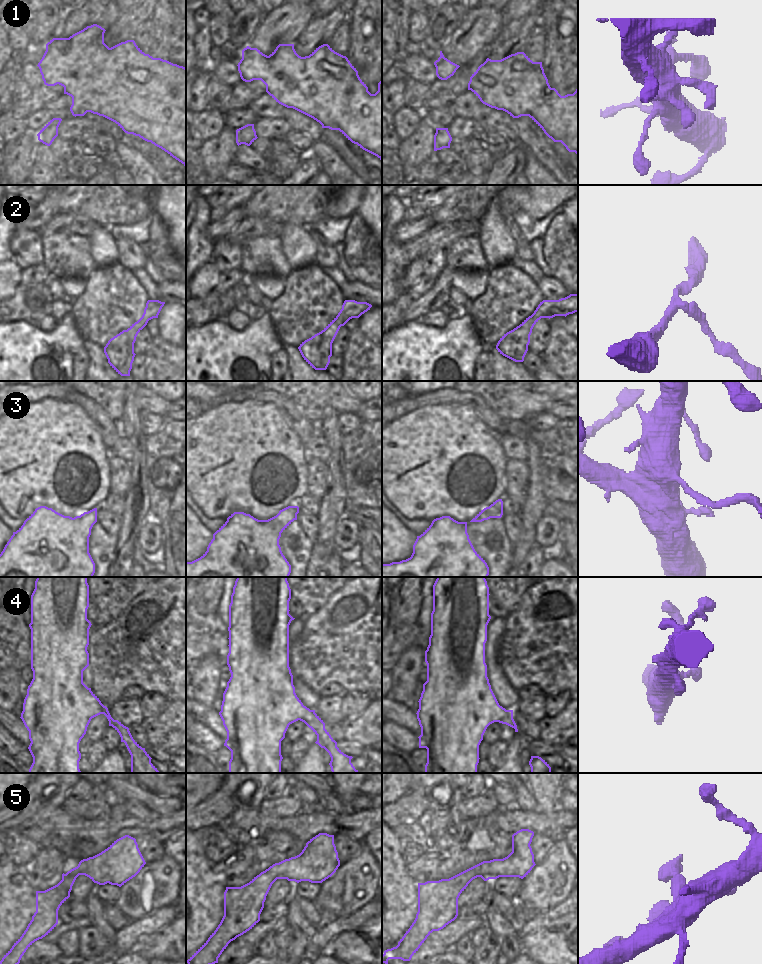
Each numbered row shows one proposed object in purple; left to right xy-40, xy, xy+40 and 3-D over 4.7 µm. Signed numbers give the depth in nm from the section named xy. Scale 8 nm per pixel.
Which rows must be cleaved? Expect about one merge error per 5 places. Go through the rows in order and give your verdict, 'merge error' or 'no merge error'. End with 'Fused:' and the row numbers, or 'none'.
1: no merge error
2: no merge error
3: merge error
4: no merge error
5: no merge error
Fused: 3

